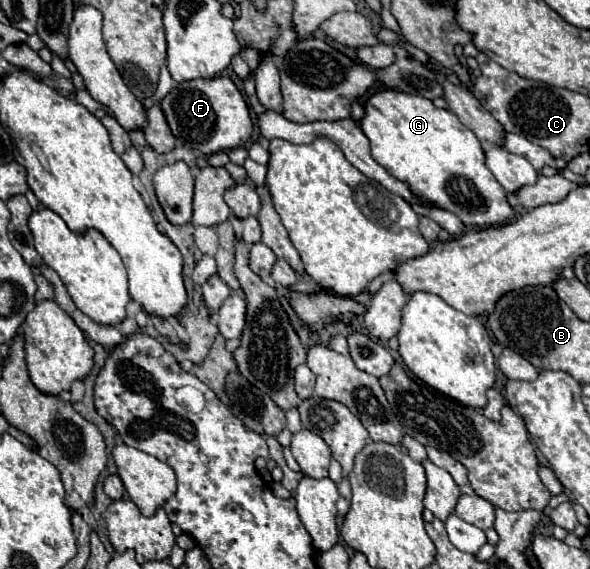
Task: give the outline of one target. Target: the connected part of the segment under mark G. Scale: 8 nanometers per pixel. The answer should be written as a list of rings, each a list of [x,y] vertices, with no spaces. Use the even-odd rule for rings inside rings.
[[[382,90],[366,102],[366,116],[360,122],[360,128],[372,144],[372,158],[382,168],[386,168],[396,180],[406,182],[410,186],[410,192],[424,204],[456,214],[464,222],[464,226],[470,228],[504,224],[504,220],[508,222],[514,216],[514,208],[508,204],[506,190],[486,168],[480,140],[452,112],[436,108],[430,100],[422,96],[412,96],[396,90]]]

